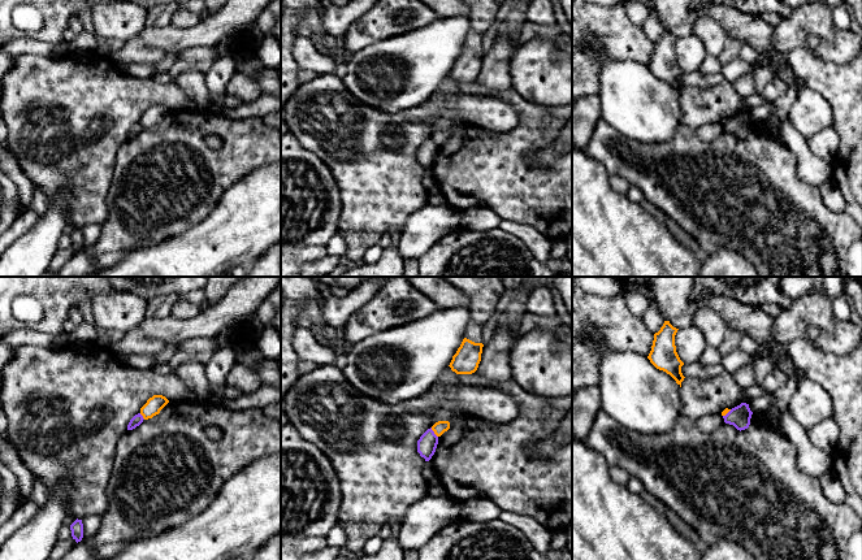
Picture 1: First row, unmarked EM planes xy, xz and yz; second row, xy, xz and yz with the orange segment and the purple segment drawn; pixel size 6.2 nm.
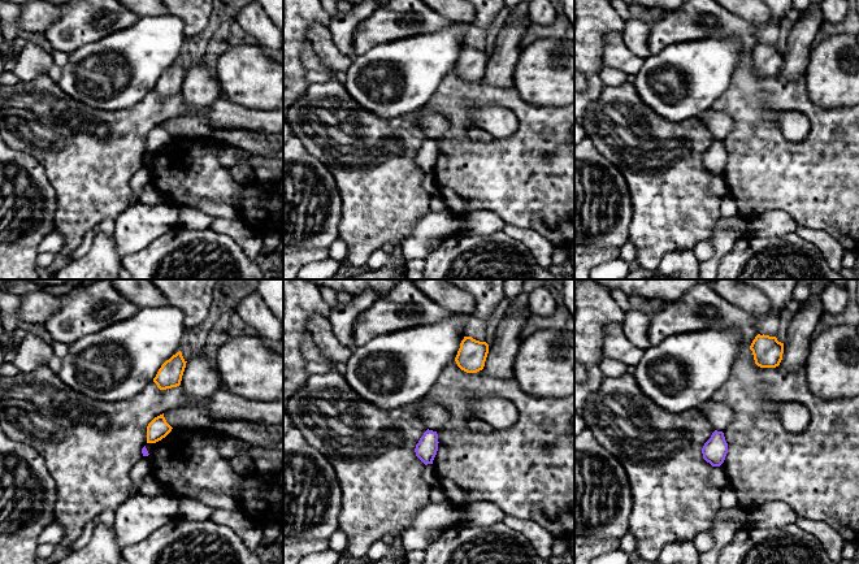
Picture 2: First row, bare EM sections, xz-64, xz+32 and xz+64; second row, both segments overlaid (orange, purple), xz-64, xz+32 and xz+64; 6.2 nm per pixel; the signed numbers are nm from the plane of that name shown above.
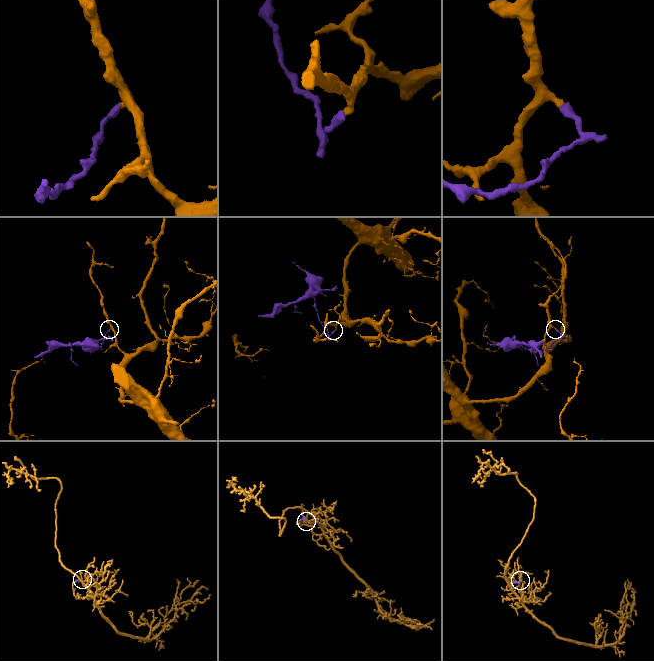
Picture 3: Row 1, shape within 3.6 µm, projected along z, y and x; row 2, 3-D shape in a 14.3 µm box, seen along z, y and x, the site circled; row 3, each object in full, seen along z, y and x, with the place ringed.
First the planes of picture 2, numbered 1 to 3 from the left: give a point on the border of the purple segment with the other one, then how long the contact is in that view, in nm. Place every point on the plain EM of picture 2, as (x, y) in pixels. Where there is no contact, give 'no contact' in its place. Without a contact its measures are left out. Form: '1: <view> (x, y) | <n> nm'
1: no contact
2: no contact
3: no contact

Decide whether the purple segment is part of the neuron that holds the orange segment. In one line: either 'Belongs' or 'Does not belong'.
Does not belong

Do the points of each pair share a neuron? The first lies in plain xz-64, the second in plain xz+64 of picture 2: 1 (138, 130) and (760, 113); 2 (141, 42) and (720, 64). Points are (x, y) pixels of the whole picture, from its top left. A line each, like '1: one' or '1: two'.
1: two
2: one

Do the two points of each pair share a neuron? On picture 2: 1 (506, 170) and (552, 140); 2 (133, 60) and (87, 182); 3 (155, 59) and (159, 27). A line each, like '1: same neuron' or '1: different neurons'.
1: same neuron
2: different neurons
3: same neuron

